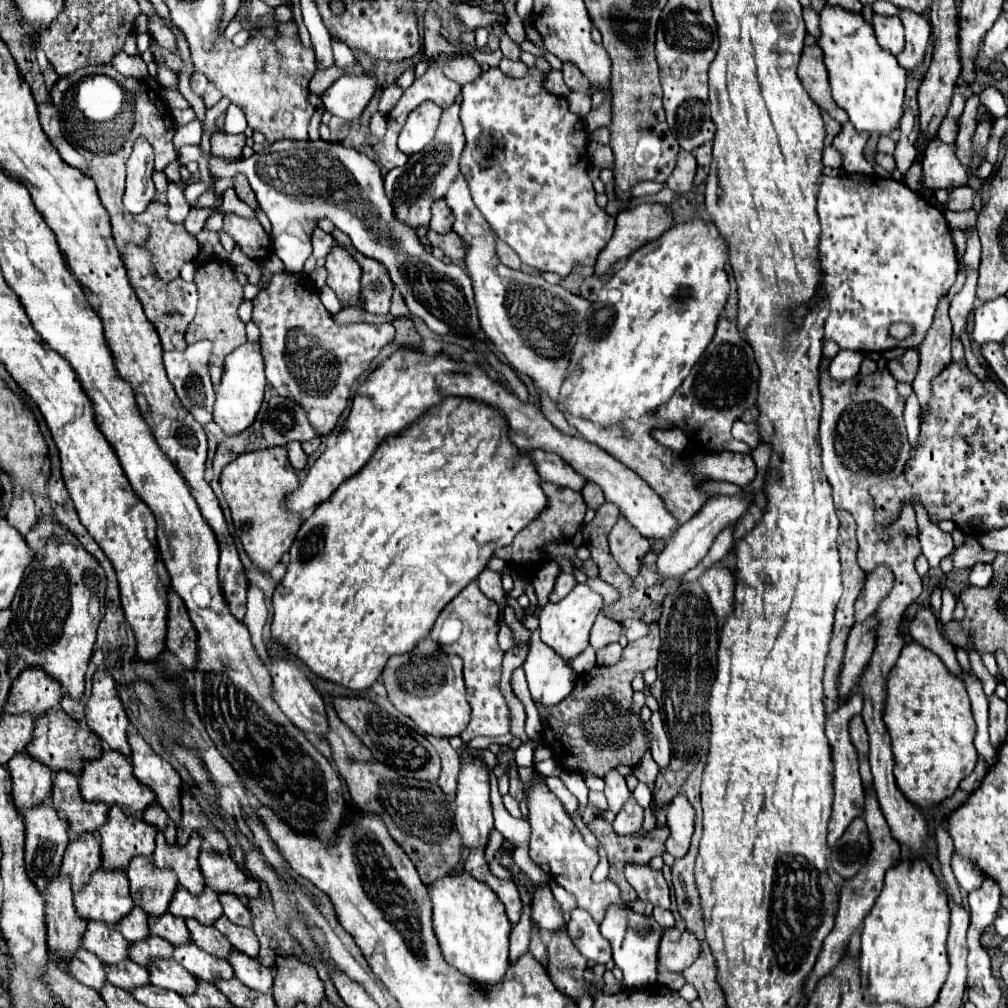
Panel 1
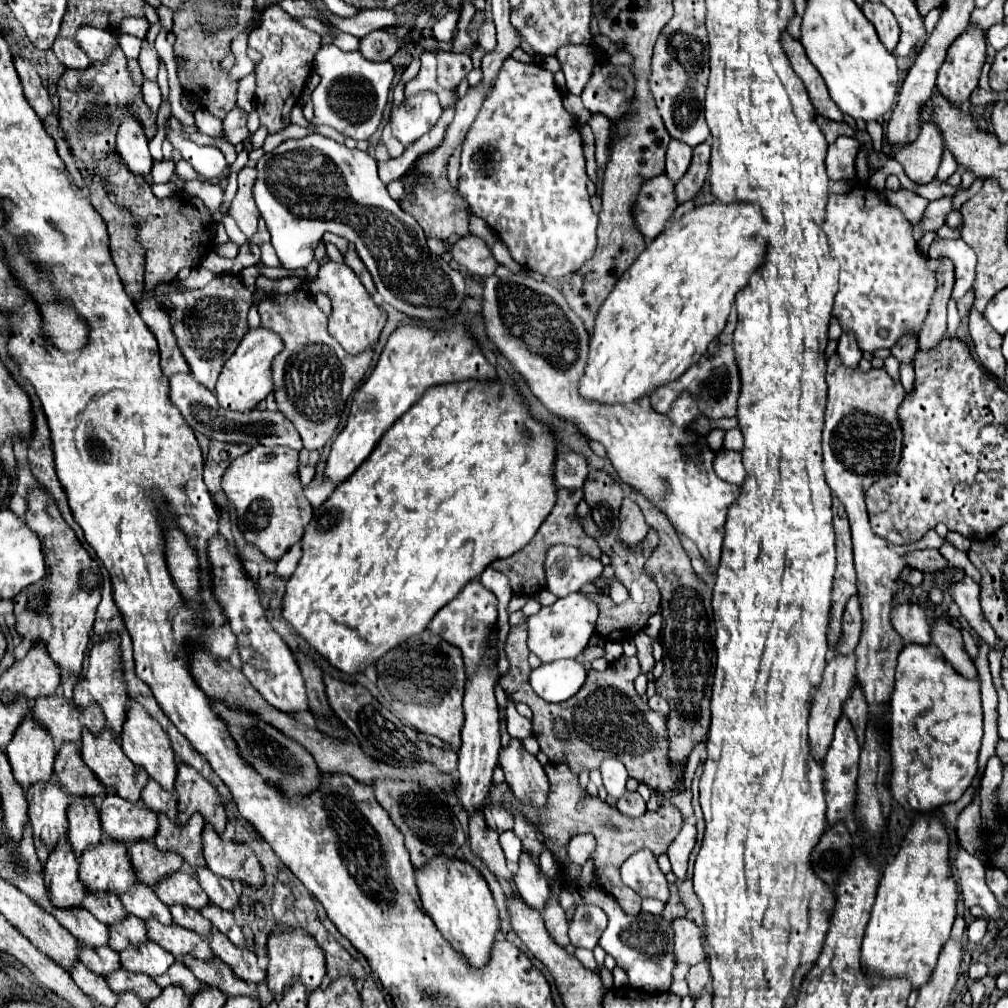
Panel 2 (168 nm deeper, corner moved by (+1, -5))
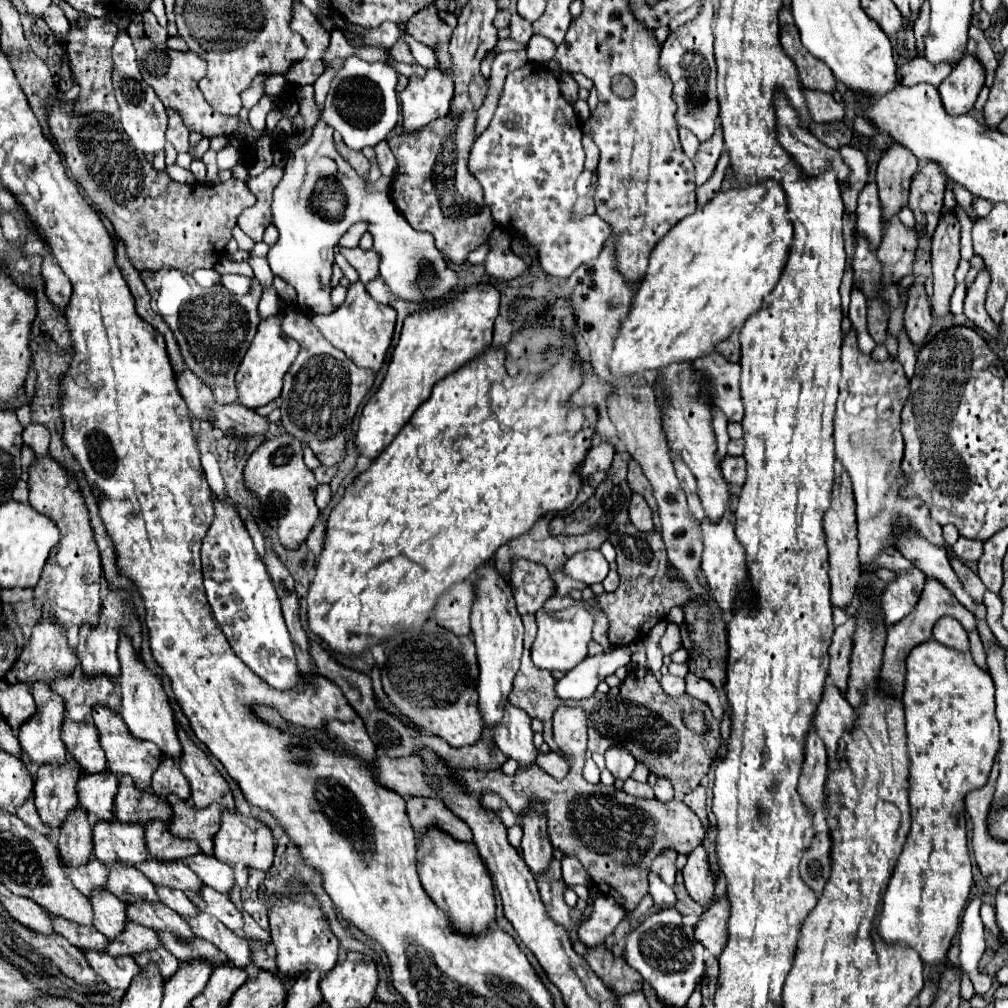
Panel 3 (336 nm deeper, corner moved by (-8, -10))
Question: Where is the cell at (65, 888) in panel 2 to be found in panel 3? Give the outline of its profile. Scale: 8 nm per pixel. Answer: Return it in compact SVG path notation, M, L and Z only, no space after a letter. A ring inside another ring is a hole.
M74 808L74 812L68 814L68 820L60 824L58 850L62 860L72 866L84 864L92 854L92 826L88 816L84 816L84 808Z

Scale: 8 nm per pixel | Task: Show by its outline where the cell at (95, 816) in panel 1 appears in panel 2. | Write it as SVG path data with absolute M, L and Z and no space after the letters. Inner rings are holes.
M63 743L57 757L53 779L71 795L71 797L85 797L99 803L105 797L103 785L95 779L95 775L85 767L79 749L73 743Z

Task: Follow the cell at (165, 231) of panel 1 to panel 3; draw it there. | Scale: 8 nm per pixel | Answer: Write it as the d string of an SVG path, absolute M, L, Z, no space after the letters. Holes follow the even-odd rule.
M62 98L48 102L46 110L50 134L58 142L74 180L100 212L110 218L136 270L178 268L192 274L196 268L212 268L220 260L226 244L232 240L232 228L240 212L256 202L256 196L244 182L236 178L218 186L174 182L166 170L158 172L142 152L132 148L118 118L104 116L104 112L80 116L74 110L74 100L64 102Z

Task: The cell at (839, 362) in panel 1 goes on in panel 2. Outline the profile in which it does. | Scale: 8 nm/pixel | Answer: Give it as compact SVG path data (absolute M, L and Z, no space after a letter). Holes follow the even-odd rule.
M849 333L841 335L839 347L837 347L837 355L839 355L839 359L841 359L843 365L849 365L849 367L857 367L859 365L861 351L857 349L857 343L855 343L853 335L849 335Z

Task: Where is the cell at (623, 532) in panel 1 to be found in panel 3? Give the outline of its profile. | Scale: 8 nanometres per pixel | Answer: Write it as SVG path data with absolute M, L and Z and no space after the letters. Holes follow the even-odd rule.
M634 494L632 502L630 502L630 520L632 524L640 530L640 532L650 532L652 526L652 510L648 506L648 502L644 500L644 496Z

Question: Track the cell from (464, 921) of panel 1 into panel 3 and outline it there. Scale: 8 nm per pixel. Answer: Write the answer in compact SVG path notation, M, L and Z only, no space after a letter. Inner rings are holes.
M428 828L420 836L416 860L418 876L426 894L438 908L448 912L448 918L456 930L462 934L480 934L490 928L496 912L494 884L472 842L458 842L438 828Z

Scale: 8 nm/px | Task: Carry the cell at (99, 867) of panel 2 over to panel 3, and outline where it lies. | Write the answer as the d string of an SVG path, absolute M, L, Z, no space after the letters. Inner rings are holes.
M102 820L94 824L94 854L110 864L122 860L130 866L144 862L148 856L144 844L144 826L142 824L120 824L120 820Z

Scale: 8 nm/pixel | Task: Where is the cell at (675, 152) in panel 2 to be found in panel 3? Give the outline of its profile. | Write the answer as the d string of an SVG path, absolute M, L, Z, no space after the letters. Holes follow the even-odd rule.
M678 128L678 132L680 132L680 142L682 142L682 148L684 148L686 156L694 158L700 142L696 140L696 136L692 132L688 132L688 128Z

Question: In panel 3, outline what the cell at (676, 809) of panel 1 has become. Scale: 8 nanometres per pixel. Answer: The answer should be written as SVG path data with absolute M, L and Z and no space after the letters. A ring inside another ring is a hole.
M698 846L688 854L688 862L682 870L686 892L702 908L708 908L714 902L714 876L708 868L708 854L702 846Z

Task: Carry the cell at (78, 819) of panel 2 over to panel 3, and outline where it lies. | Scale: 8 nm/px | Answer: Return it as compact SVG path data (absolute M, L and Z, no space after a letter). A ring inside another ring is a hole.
M96 772L92 776L80 776L78 780L78 796L80 806L86 808L90 822L96 820L114 820L112 806L114 796L118 792L118 776L112 776L112 772Z

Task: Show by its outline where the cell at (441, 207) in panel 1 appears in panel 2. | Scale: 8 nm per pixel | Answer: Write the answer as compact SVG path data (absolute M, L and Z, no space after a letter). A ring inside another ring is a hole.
M443 173L441 179L435 185L431 185L431 187L417 187L415 189L415 201L403 201L401 209L405 213L409 213L423 227L427 237L435 237L435 239L445 241L453 233L457 233L461 237L469 233L469 219L467 219L467 215L469 215L471 209L461 197L453 195L451 185L447 181L447 173Z

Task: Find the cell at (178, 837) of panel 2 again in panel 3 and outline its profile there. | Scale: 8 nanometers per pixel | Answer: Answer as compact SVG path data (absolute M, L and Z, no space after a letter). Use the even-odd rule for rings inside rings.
M168 796L170 806L174 808L170 832L178 838L190 838L200 844L200 850L208 856L214 854L214 834L220 828L222 808L218 804L210 804L208 808L194 808L188 800L176 800L176 796Z

